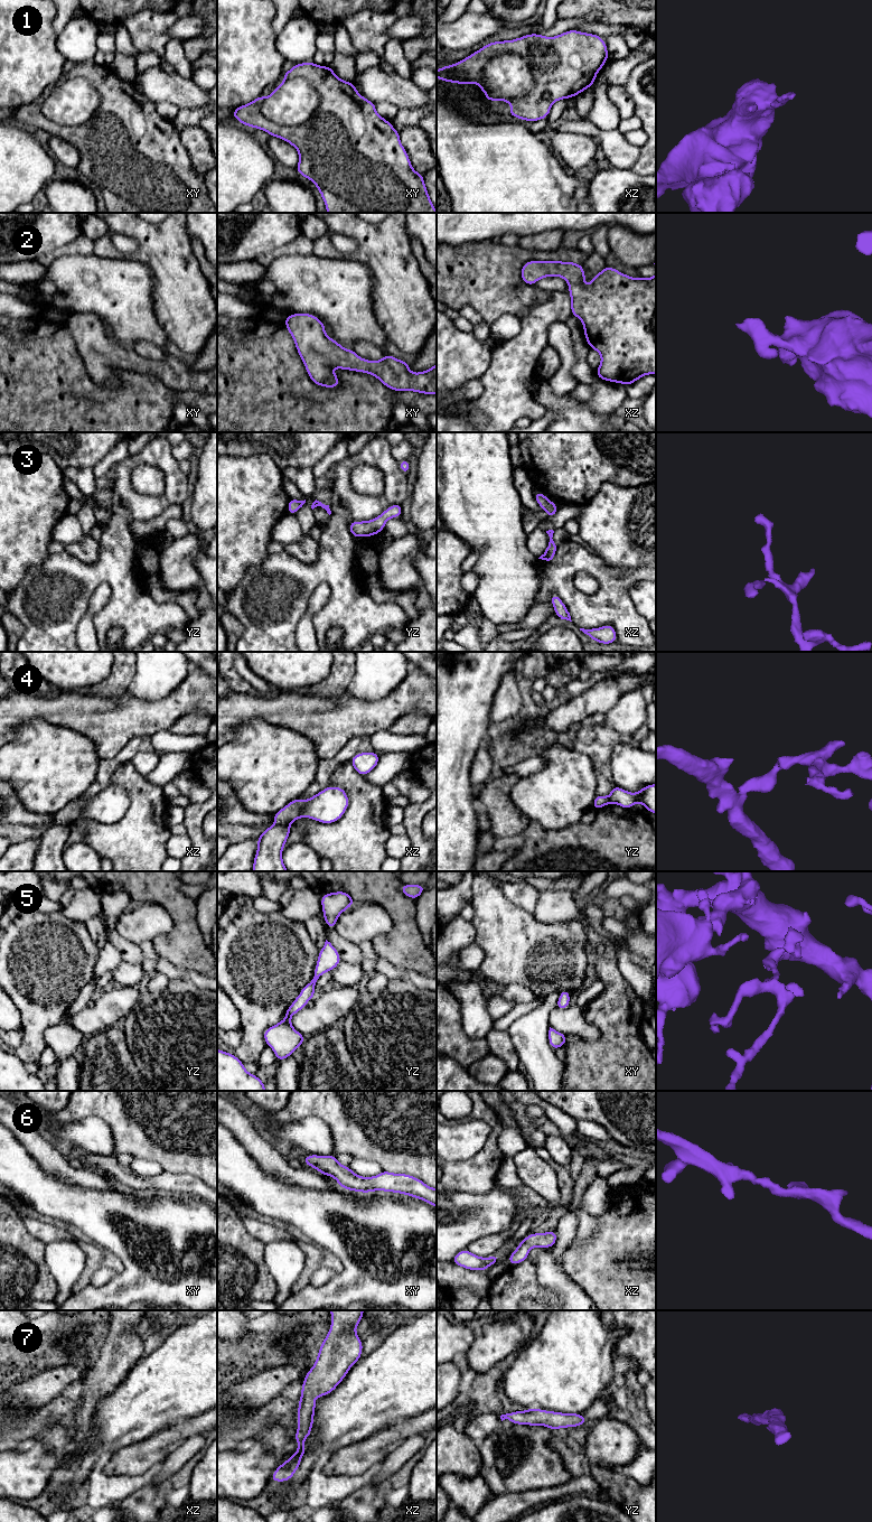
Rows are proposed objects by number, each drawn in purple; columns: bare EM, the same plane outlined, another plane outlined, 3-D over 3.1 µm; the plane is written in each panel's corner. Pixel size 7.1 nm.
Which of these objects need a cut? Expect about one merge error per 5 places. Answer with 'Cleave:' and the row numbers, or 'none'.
Cleave: 4

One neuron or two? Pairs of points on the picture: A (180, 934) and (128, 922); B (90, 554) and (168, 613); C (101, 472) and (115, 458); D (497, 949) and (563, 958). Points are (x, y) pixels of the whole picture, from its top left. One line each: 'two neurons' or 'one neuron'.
A: two neurons
B: two neurons
C: one neuron
D: one neuron

